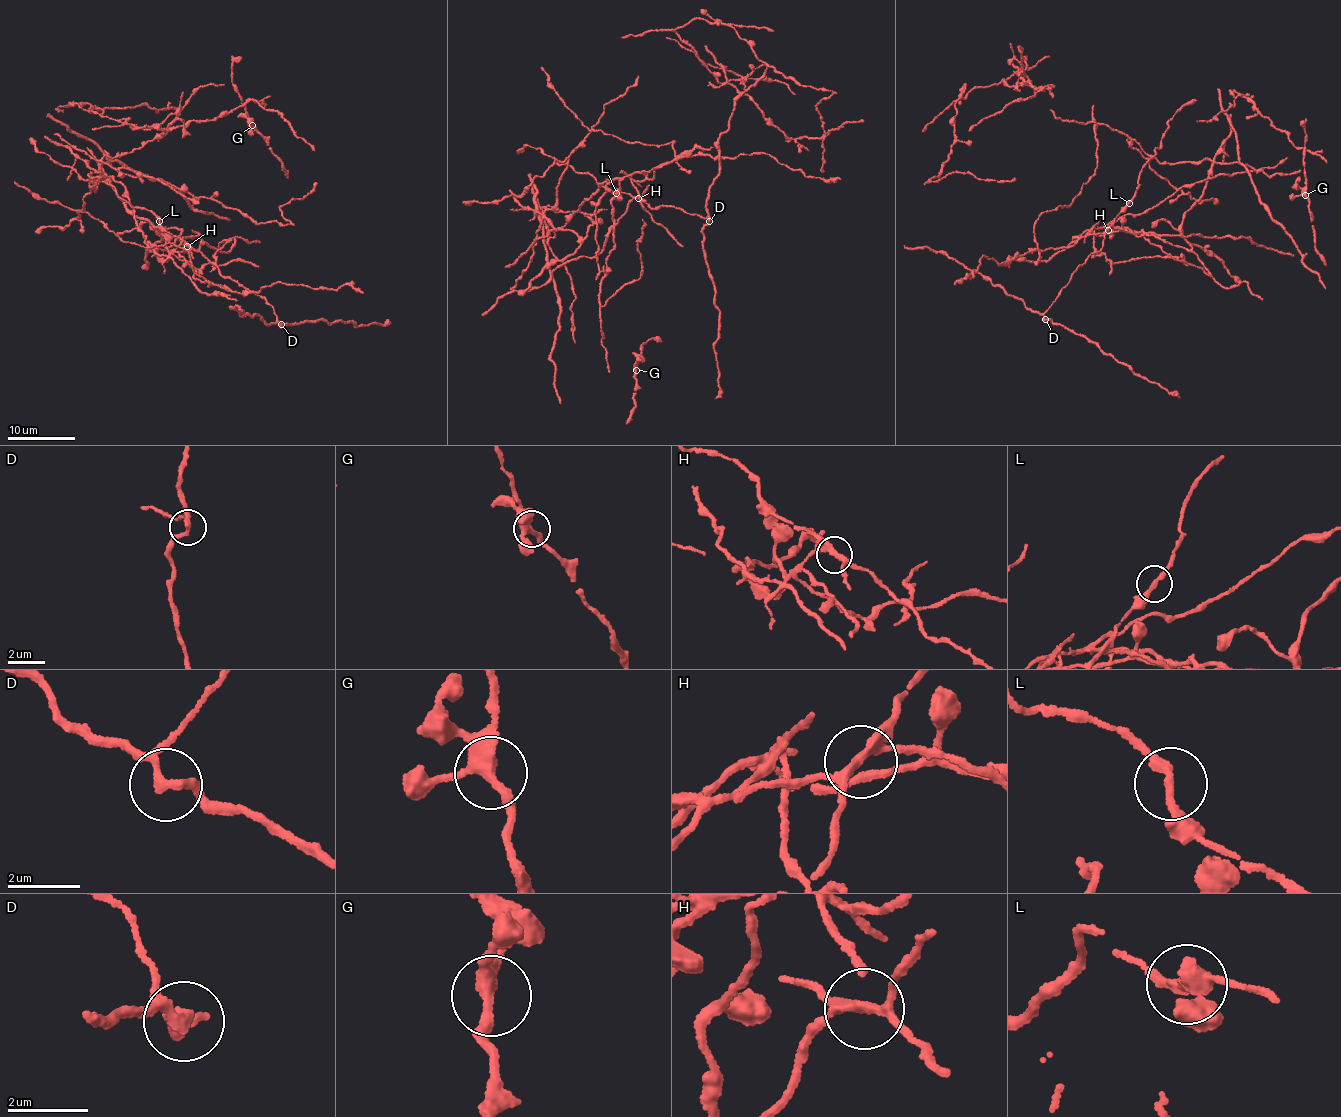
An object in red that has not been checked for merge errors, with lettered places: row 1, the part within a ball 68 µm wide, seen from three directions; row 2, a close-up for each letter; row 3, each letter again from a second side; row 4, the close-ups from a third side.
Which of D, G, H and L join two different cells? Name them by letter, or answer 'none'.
H

